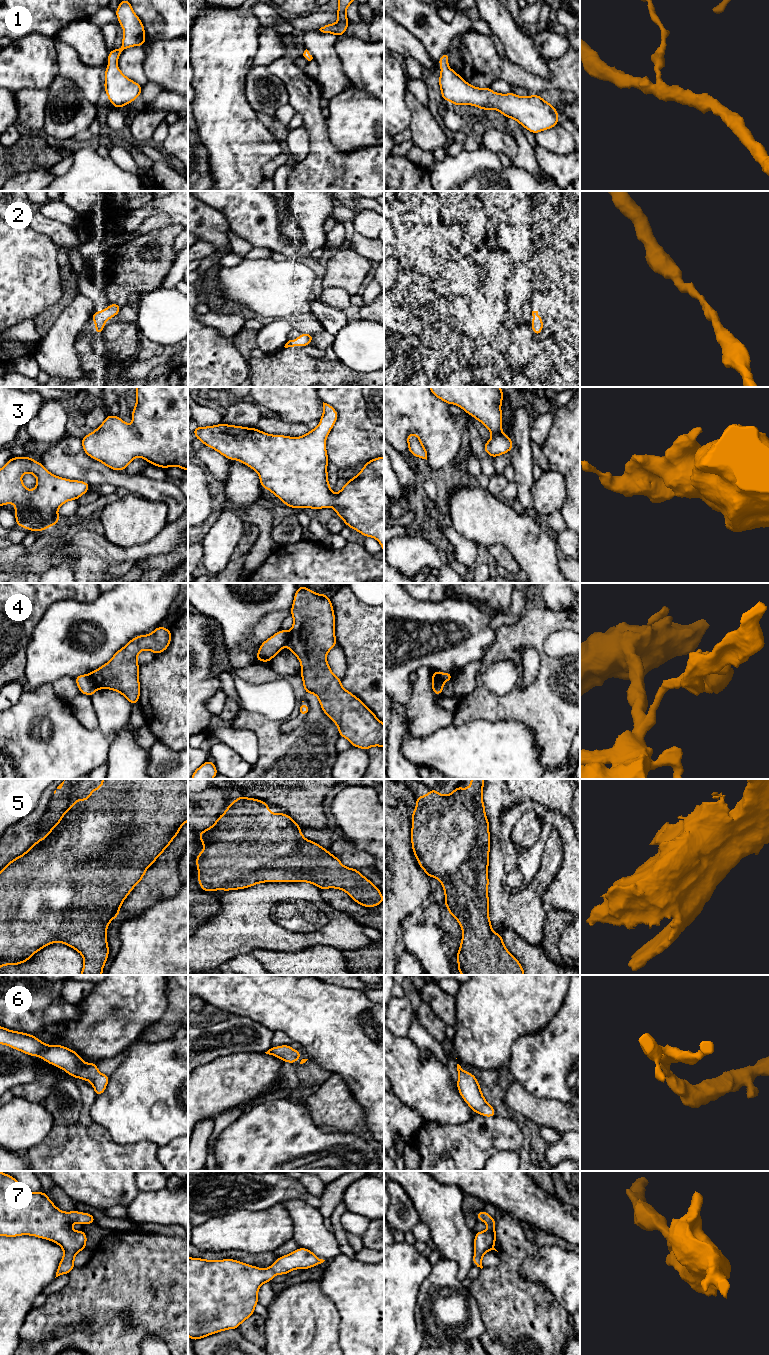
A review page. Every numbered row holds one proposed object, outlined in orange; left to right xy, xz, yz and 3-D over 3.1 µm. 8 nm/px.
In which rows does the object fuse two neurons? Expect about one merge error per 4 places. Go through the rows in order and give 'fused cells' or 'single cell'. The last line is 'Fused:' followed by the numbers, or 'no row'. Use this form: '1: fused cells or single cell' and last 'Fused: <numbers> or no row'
1: single cell
2: single cell
3: single cell
4: fused cells
5: single cell
6: single cell
7: single cell
Fused: 4

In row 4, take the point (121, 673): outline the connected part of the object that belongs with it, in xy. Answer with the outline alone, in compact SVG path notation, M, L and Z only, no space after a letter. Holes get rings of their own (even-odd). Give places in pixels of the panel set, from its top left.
M162 626L157 627L149 635L138 635L127 645L118 650L114 656L100 668L93 670L90 676L97 689L118 691L131 704L137 704L140 696L139 665L137 656L142 650L151 650L155 655L164 652L171 642L171 630Z

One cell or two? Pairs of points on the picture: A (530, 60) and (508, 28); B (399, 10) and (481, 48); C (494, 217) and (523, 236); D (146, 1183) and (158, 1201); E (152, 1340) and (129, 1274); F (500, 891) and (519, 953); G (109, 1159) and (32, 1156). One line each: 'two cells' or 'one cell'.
A: one cell
B: two cells
C: two cells
D: two cells
E: two cells
F: two cells
G: one cell

